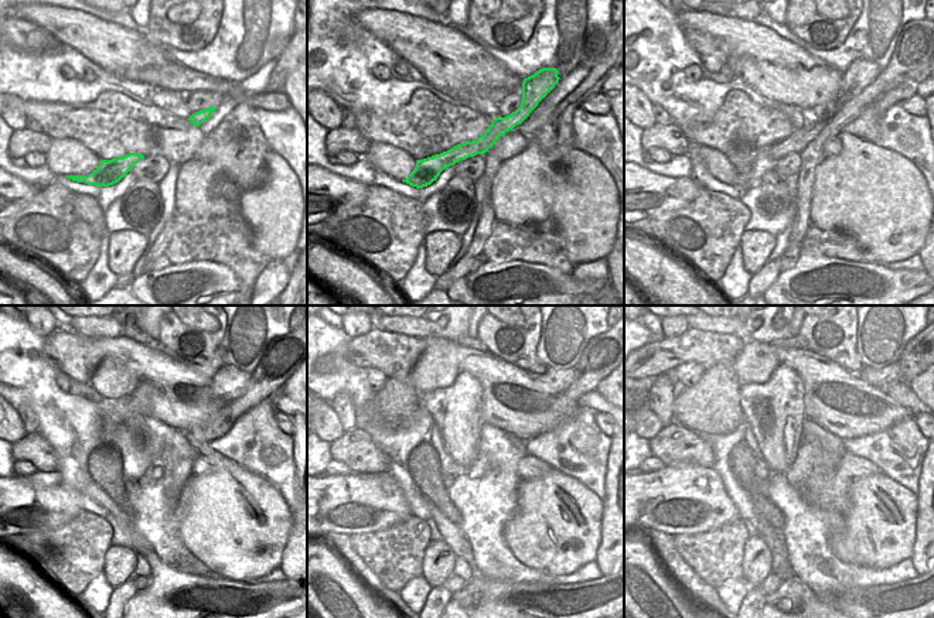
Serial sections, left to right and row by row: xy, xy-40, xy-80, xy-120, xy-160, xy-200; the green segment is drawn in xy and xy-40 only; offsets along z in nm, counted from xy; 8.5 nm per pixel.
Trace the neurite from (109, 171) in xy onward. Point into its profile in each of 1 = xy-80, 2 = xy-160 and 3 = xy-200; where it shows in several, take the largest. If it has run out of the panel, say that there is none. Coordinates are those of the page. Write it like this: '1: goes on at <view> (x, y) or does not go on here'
1: goes on at xy-80 (861, 74)
2: goes on at xy-160 (554, 382)
3: goes on at xy-200 (883, 376)

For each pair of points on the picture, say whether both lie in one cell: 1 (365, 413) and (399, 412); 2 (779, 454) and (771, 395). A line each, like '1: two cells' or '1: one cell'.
1: one cell
2: one cell

